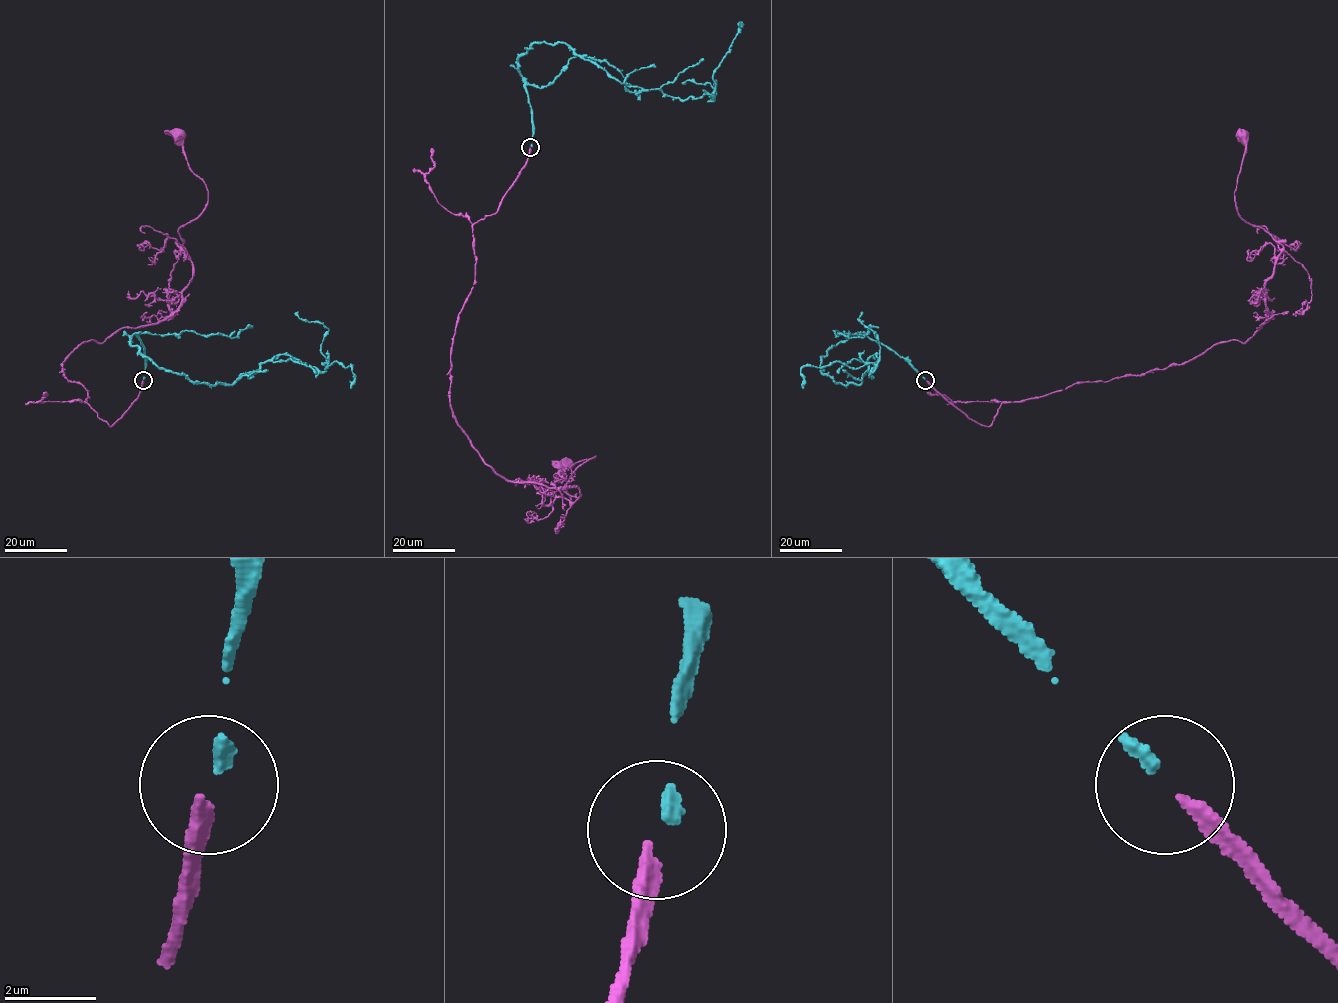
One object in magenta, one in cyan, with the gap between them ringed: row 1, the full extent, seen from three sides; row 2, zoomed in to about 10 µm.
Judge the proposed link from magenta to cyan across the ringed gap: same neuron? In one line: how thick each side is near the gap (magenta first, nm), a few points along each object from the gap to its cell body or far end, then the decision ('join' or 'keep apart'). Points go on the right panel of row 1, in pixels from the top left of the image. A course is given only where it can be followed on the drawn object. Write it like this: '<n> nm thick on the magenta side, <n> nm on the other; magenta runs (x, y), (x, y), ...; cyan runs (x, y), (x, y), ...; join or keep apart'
280 nm thick on the magenta side, 300 nm on the other; magenta runs (926, 381), (989, 426), (1005, 402), (1245, 343), (1266, 320), (1282, 245), (1234, 200), (1242, 134); cyan runs (924, 379), (853, 333), (821, 371), (859, 385), (874, 354), (873, 371), (804, 366), (802, 388); join

